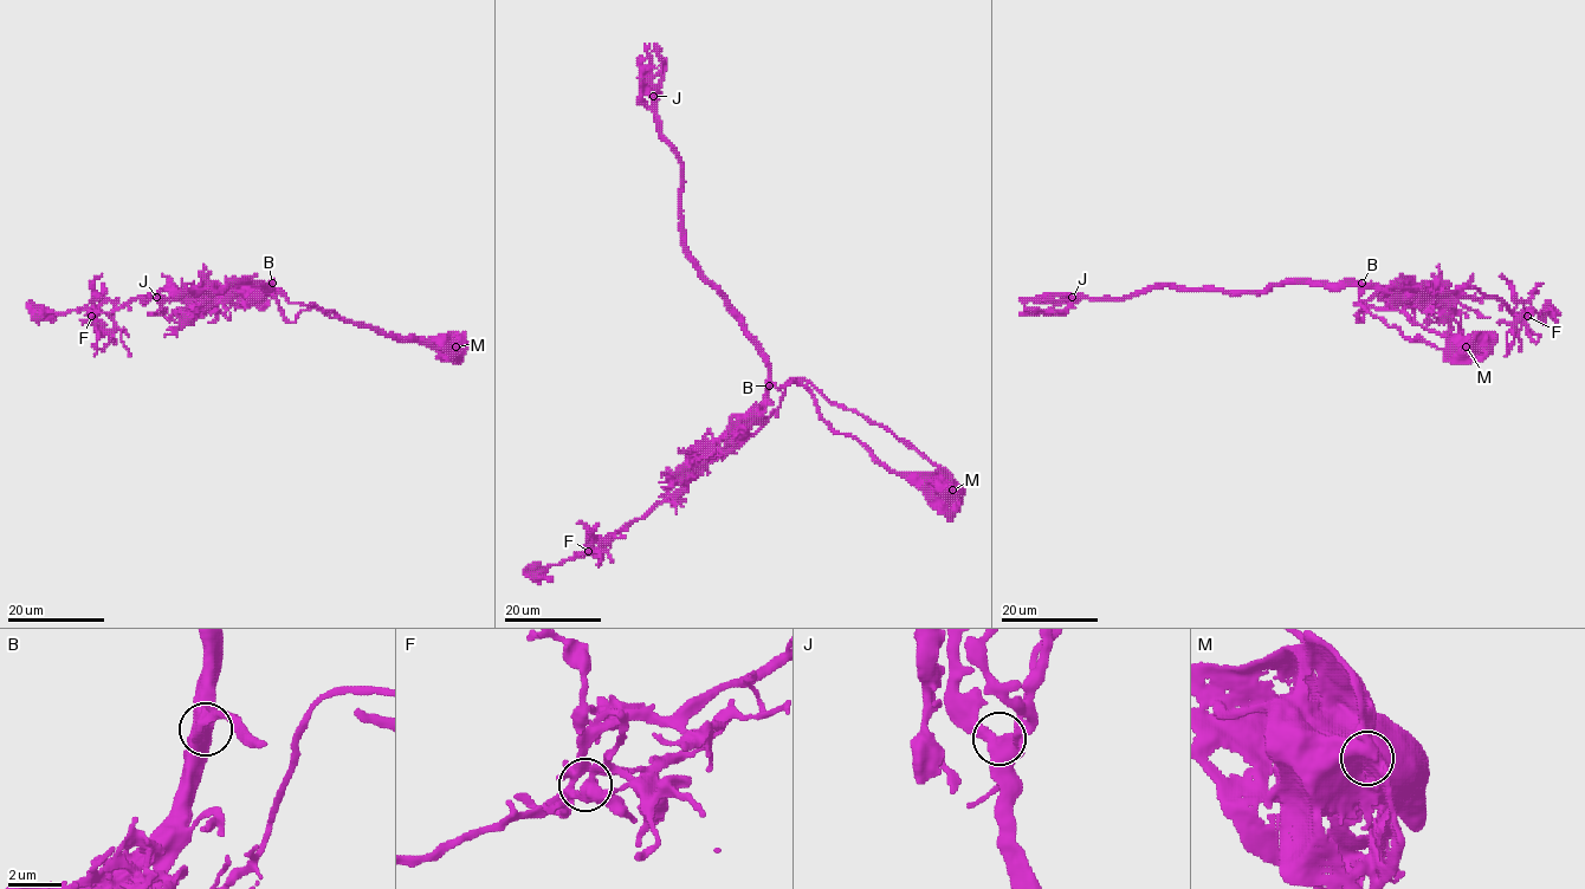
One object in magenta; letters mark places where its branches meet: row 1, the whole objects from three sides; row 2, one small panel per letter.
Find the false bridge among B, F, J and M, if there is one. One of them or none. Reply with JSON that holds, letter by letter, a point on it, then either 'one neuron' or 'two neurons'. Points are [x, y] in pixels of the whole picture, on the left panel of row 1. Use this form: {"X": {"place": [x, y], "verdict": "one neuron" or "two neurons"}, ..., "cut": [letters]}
{"B": {"place": [272, 283], "verdict": "one neuron"}, "F": {"place": [91, 316], "verdict": "one neuron"}, "J": {"place": [156, 297], "verdict": "one neuron"}, "M": {"place": [455, 346], "verdict": "two neurons"}, "cut": ["M"]}

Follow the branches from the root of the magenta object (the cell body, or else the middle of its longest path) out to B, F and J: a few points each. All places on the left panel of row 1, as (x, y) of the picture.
B: (444, 352), (434, 343), (387, 336), (318, 309), (302, 311), (290, 323), (271, 292), (272, 283)
F: (444, 352), (330, 318), (315, 304), (291, 304), (283, 291), (270, 286), (222, 296), (162, 289), (91, 316)
J: (444, 352), (318, 309), (290, 323), (272, 286), (248, 281), (156, 297)

